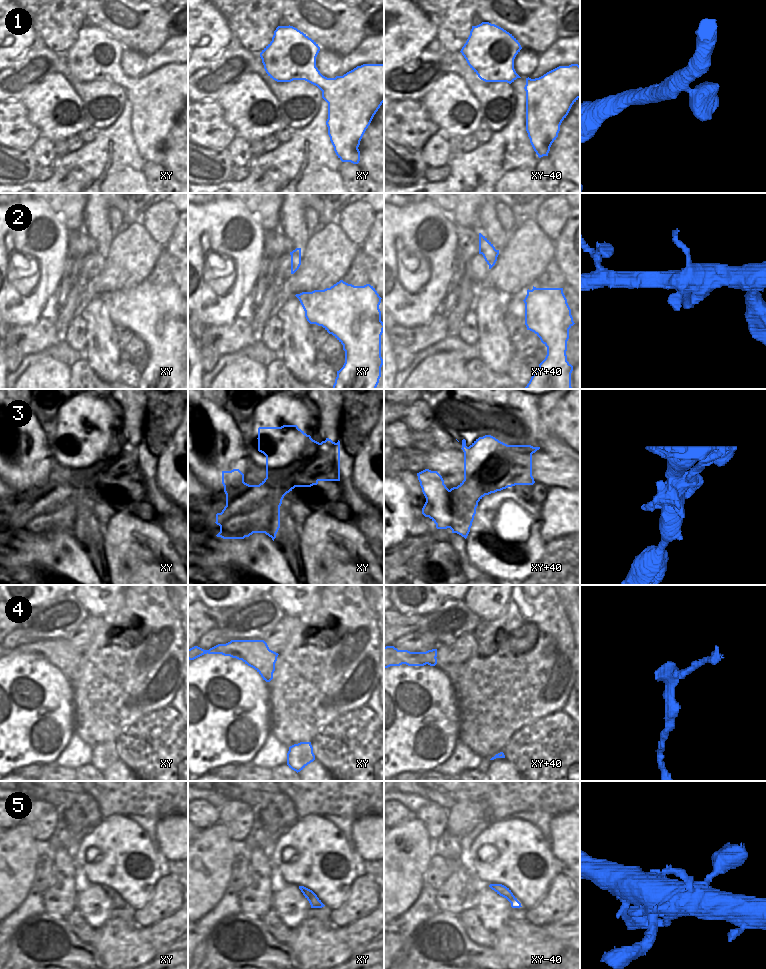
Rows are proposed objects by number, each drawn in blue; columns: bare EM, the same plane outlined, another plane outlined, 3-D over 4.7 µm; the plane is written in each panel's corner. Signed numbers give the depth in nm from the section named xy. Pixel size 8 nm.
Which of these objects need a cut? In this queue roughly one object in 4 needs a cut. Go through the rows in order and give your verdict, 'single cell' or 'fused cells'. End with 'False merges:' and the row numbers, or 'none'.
1: single cell
2: single cell
3: fused cells
4: single cell
5: single cell
False merges: 3

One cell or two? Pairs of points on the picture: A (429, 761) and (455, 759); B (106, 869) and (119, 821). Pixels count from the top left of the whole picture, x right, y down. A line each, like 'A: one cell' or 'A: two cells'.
A: two cells
B: one cell

